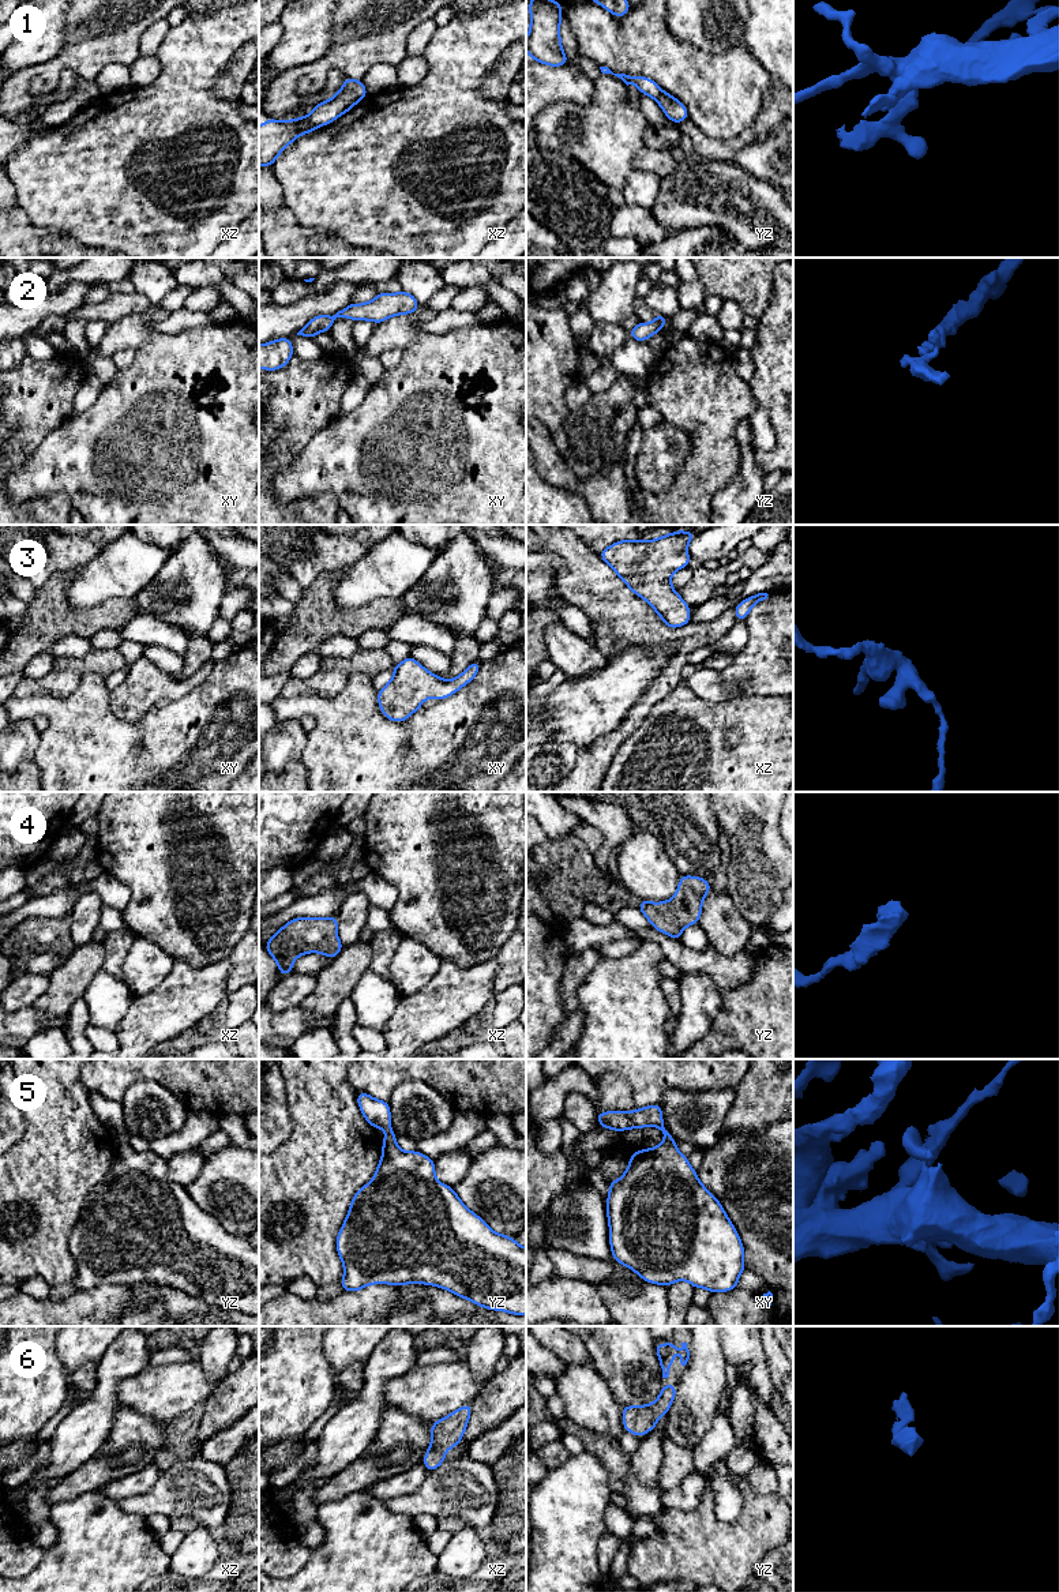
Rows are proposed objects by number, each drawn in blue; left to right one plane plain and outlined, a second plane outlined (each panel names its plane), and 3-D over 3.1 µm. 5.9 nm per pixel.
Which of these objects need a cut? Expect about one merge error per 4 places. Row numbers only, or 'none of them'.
1, 2

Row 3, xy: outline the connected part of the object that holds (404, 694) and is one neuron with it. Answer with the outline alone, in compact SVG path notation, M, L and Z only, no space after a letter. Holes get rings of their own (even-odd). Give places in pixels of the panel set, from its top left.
M408 656L399 665L393 664L393 679L378 691L380 711L386 718L402 722L423 706L424 699L440 701L459 691L477 676L480 665L476 660L458 677L446 680Z

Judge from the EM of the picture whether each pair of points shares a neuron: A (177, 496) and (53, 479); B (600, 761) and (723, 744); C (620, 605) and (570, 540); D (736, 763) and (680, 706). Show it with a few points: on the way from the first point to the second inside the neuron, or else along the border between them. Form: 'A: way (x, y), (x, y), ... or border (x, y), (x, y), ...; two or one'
A: way (146, 483), (85, 479); one
B: border (631, 733), (618, 748), (604, 777); two
C: way (604, 589), (585, 570), (578, 556); one
D: way (721, 748), (712, 739), (712, 732), (695, 716); one

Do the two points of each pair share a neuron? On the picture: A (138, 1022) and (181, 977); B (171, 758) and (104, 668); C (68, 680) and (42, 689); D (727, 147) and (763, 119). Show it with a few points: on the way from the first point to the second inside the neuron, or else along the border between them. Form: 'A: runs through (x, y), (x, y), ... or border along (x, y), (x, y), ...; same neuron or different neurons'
A: runs through (150, 1013), (173, 990); same neuron
B: border along (82, 675), (100, 674), (104, 678); different neurons
C: runs through (62, 683), (49, 684); same neuron
D: runs through (736, 143), (754, 128); same neuron

